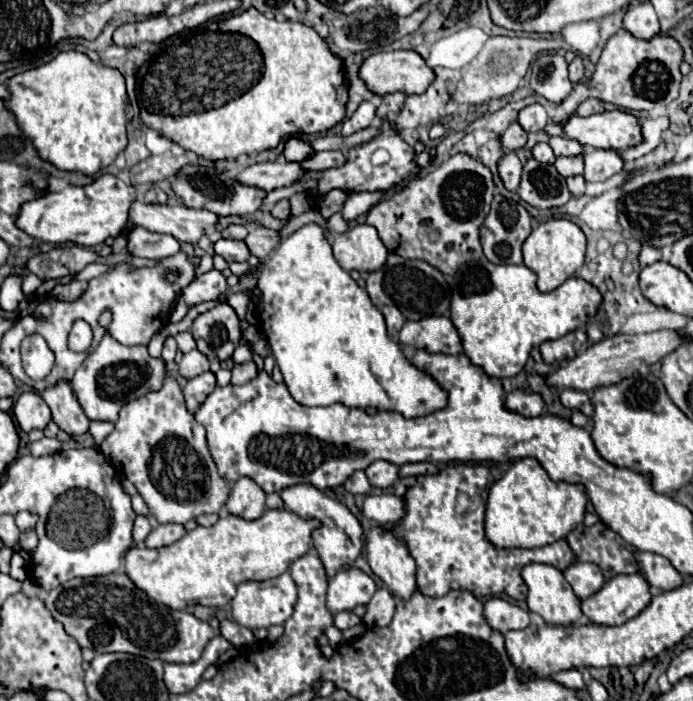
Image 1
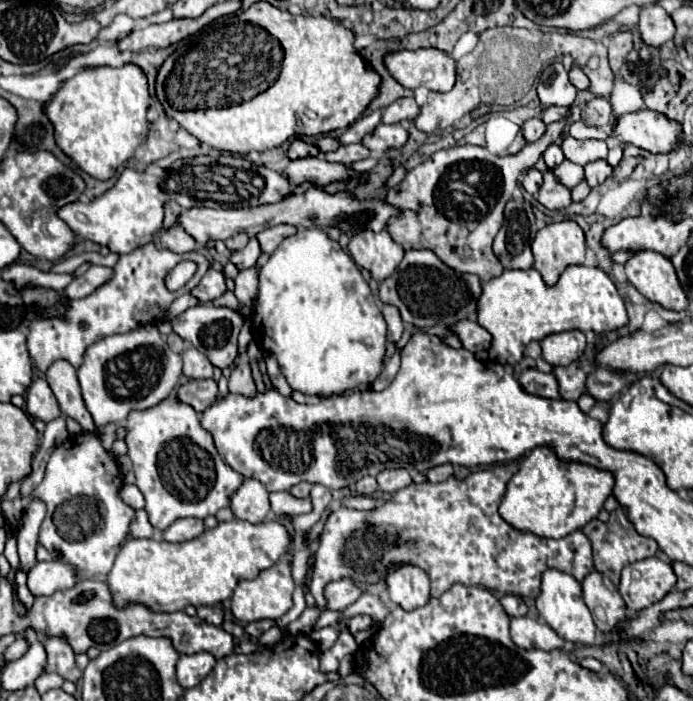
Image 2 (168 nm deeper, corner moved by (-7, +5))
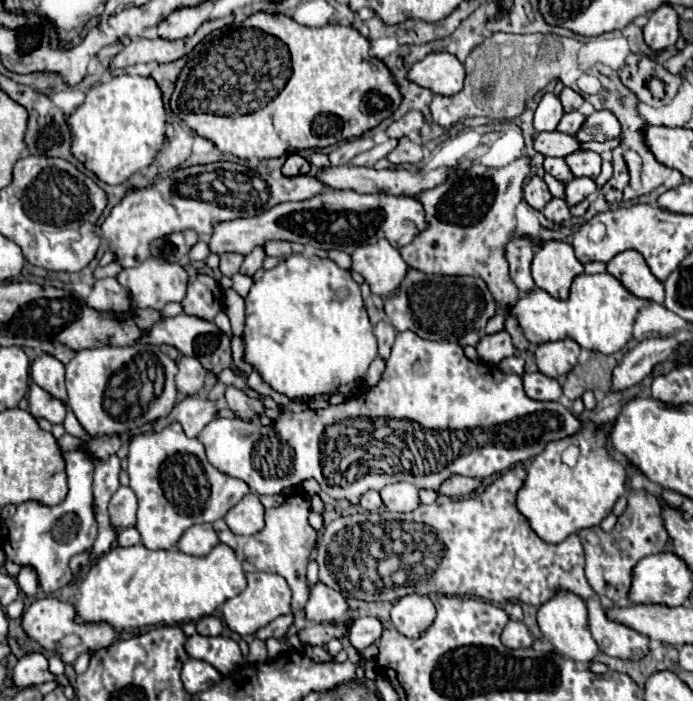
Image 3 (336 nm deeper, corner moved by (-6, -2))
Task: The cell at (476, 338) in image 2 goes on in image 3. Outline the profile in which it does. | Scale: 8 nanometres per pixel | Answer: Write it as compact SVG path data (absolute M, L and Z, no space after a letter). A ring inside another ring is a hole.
M498 332L492 336L482 334L480 342L476 344L476 352L482 362L498 364L502 358L508 358L514 354L514 346L508 332Z

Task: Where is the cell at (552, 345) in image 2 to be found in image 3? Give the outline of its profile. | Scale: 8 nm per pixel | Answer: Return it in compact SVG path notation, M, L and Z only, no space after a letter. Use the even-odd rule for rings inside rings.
M558 340L544 342L536 346L536 364L538 370L550 378L560 378L568 374L580 356L580 346L574 340Z

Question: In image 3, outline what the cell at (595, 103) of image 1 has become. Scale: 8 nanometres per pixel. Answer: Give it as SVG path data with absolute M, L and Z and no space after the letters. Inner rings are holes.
M598 110L586 118L586 122L580 126L576 138L580 142L588 142L588 140L604 142L608 138L618 138L618 134L620 134L620 124L618 124L616 116L610 110Z

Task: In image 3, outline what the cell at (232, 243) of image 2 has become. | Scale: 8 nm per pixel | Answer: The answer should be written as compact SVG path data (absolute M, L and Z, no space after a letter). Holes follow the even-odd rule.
M228 252L228 254L222 254L220 256L220 272L224 276L234 276L242 264L244 256L242 254L234 254L234 252Z

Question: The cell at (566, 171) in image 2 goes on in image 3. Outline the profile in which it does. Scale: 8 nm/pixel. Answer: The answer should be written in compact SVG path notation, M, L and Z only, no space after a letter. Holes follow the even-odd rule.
M544 174L544 182L548 184L548 190L550 190L550 194L554 196L554 198L566 198L566 184L564 182L560 182L560 180L556 180L554 176L550 176L550 174Z

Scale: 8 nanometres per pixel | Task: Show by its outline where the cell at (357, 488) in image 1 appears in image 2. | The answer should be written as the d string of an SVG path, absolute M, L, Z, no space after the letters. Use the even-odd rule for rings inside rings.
M363 477L359 483L357 483L357 493L359 495L373 495L377 491L377 481L375 477Z

